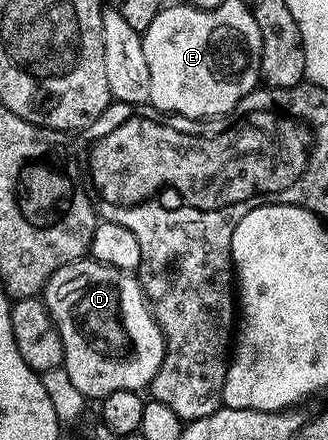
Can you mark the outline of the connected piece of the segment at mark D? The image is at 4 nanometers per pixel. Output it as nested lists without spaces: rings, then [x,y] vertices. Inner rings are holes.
[[[84,258],[57,269],[43,287],[41,298],[61,334],[63,366],[70,381],[87,398],[102,398],[117,390],[139,392],[150,385],[167,353],[167,341],[155,321],[152,305],[138,275]]]

